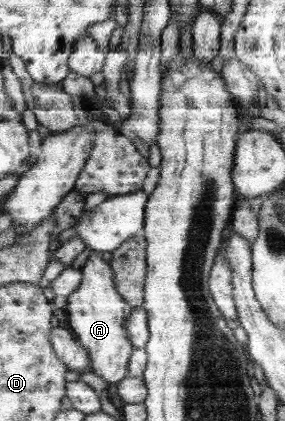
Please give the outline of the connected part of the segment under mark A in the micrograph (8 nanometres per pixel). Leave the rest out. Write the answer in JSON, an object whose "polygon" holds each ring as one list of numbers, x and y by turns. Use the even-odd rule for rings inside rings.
{"polygon":[[92,251,82,268,82,287,67,297,69,327,79,343,88,349,94,373,107,381,108,385,118,385,127,378,132,353,136,349,127,330,127,321,133,307,120,295,111,264,102,259,101,253]]}

